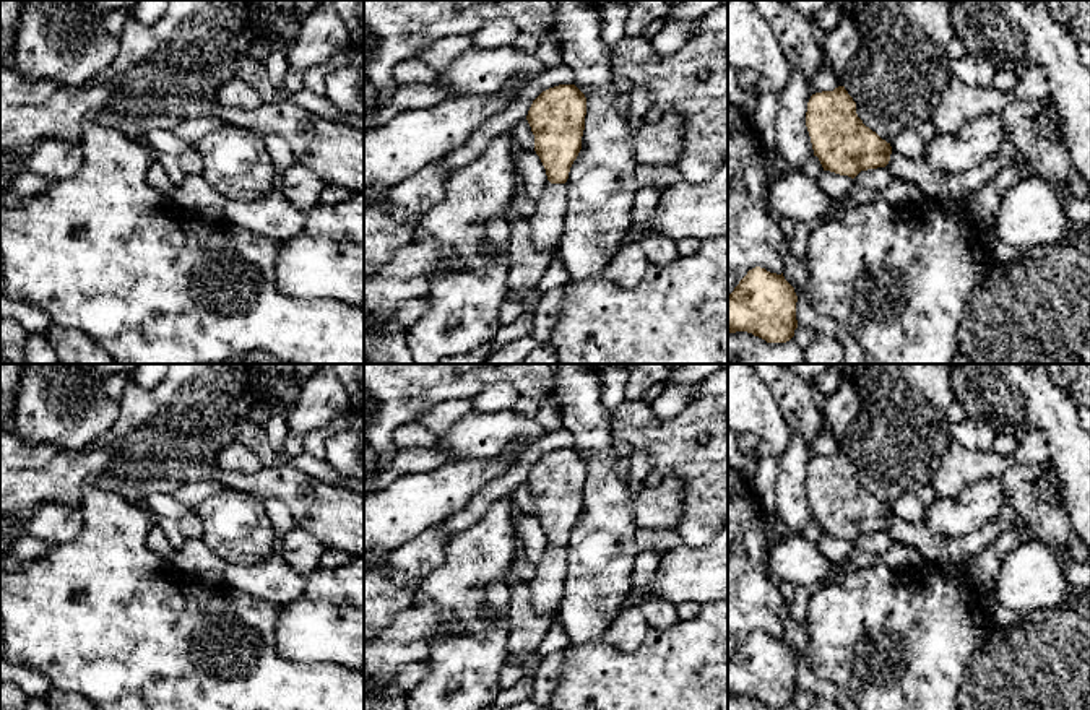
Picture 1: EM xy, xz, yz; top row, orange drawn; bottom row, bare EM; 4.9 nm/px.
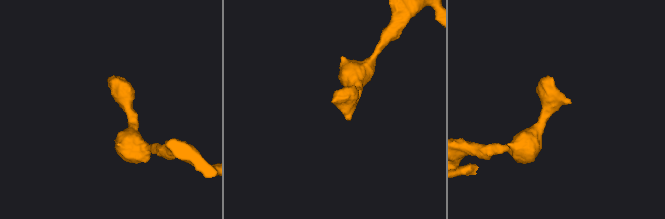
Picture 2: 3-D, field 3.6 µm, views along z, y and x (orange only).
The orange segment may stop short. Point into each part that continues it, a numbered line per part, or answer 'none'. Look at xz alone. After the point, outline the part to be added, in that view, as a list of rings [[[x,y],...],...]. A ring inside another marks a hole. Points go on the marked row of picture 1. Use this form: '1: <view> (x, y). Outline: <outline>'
1: xz (548, 223). Outline: [[[547,182],[536,201],[536,211],[528,216],[531,237],[539,250],[559,245],[565,231],[565,211],[565,184]]]

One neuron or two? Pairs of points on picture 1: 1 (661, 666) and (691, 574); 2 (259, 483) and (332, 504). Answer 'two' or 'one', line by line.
1: two
2: one

